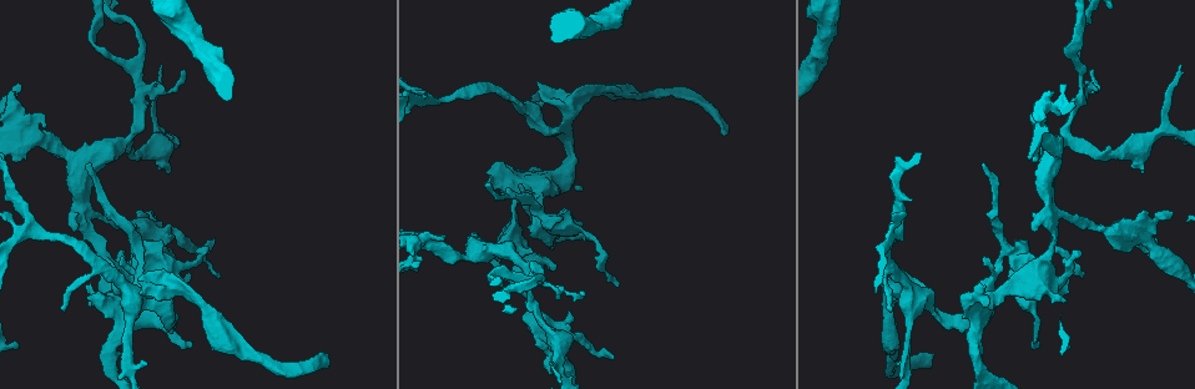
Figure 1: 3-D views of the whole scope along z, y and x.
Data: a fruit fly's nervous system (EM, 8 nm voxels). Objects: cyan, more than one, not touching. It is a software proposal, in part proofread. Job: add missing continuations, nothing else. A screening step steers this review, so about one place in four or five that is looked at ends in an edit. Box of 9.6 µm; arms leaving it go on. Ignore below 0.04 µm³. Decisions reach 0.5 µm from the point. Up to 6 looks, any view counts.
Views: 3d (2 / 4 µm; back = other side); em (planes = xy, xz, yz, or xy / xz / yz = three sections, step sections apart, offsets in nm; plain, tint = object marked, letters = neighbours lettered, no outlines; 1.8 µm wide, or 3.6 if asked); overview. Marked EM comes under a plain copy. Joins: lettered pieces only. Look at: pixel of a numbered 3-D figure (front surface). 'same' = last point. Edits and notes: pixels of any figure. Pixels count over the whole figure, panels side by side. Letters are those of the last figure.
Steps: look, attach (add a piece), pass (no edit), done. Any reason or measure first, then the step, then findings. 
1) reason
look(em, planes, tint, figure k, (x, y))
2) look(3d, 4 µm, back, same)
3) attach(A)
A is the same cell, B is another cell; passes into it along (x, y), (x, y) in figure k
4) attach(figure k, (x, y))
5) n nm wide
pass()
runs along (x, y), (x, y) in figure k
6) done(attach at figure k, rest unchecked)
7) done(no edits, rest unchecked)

thin end
look(3d, 4 µm, figure 1, (1039, 344))

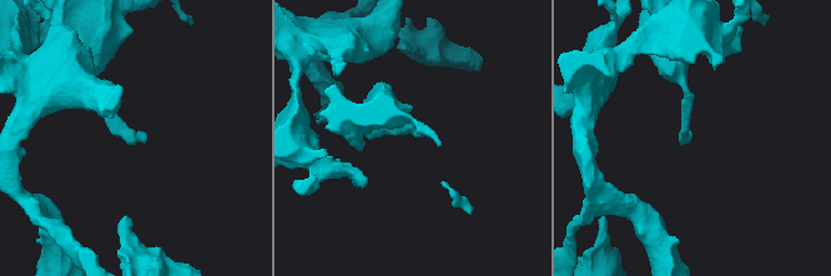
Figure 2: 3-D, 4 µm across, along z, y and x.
look(em, xz, step 8, tint, figure 2, (145, 134))

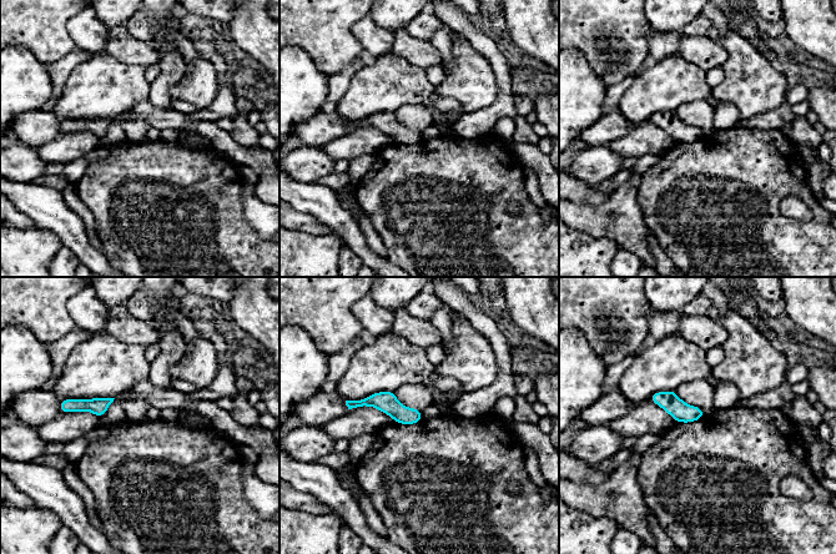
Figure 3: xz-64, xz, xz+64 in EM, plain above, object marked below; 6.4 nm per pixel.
see the neighbours
look(em, xz, step 8, letters, same)

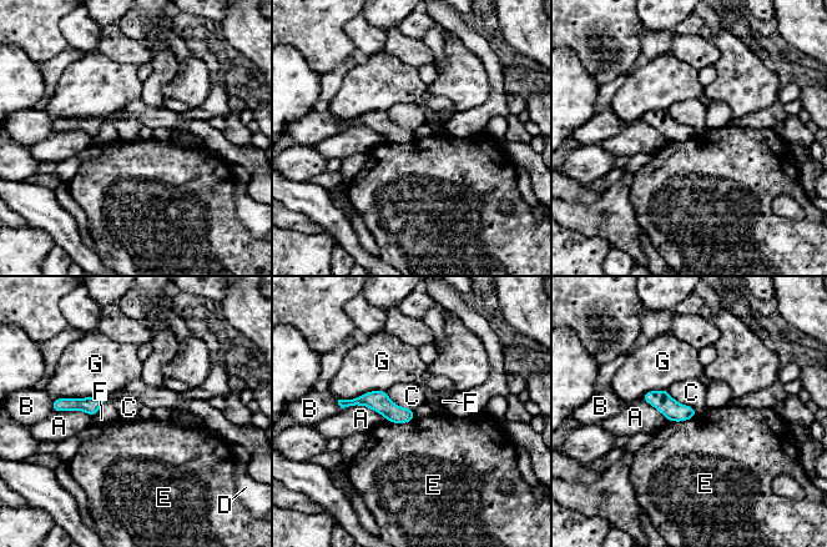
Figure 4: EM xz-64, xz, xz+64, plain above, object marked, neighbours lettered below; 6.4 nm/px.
pass()
A, B, C, D, E, F and G are other cells; border along (697, 412), (686, 420), (669, 422) in figure 4; no lettered piece goes on from it

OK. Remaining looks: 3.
stops while still wide
look(em, planes, tint, figure 1, (167, 233))

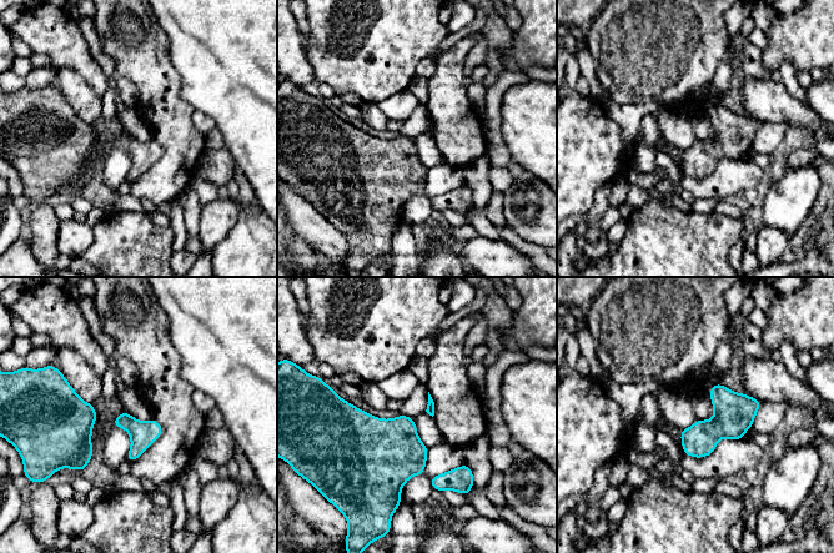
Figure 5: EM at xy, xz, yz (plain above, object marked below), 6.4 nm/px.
see the neighbours
look(em, planes, letters, same)

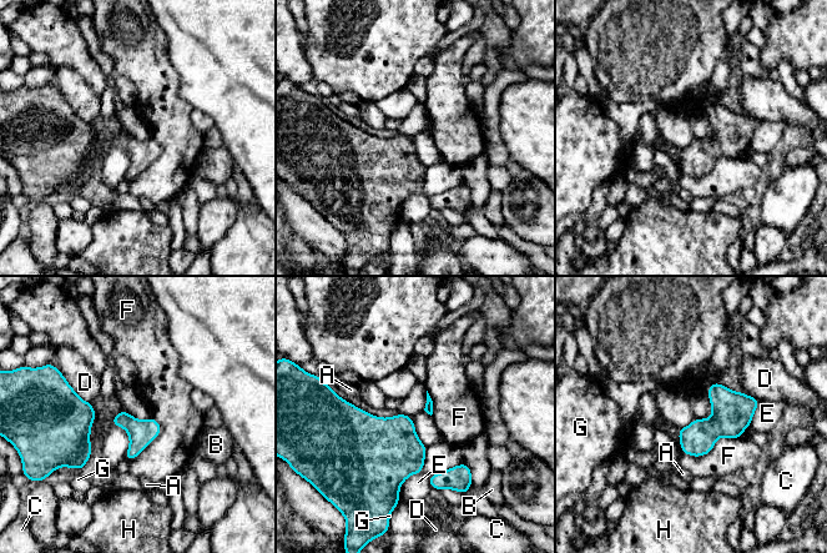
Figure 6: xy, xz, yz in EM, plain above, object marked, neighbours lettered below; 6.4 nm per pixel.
pass()
A, B, C, D, E, F, G and H are other cells; border along (740, 437), (681, 452) in figure 6; no lettered piece goes on from it

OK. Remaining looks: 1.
done(no edits, rest unchecked)

